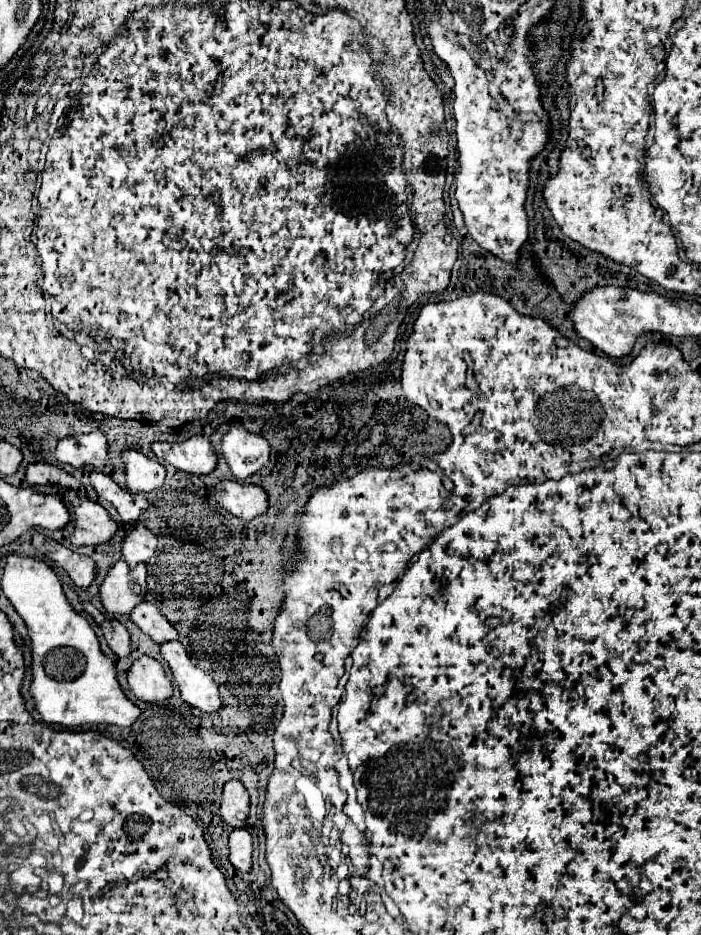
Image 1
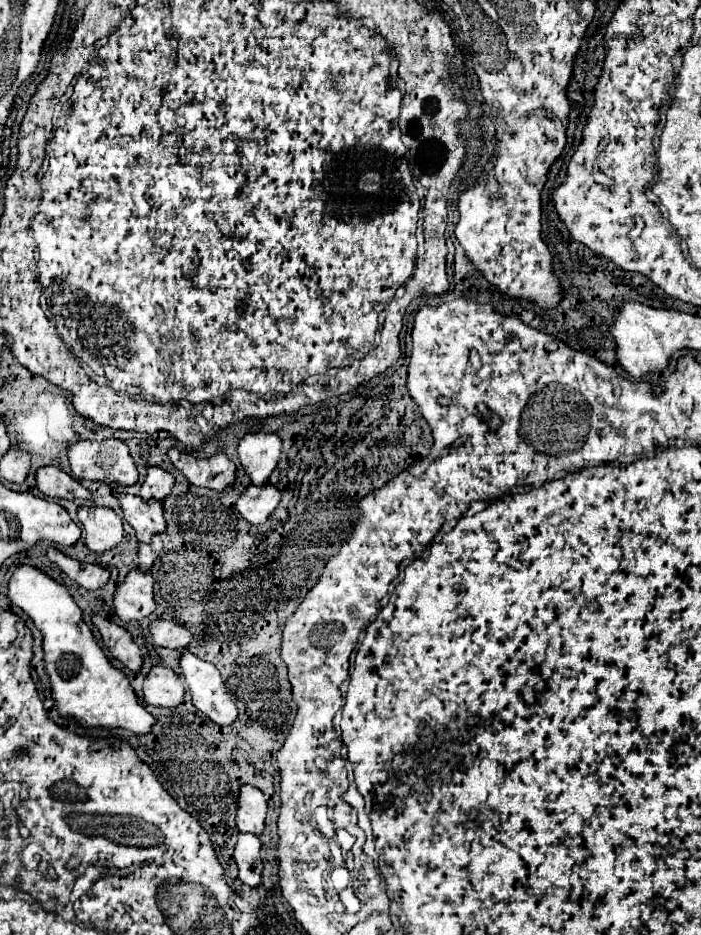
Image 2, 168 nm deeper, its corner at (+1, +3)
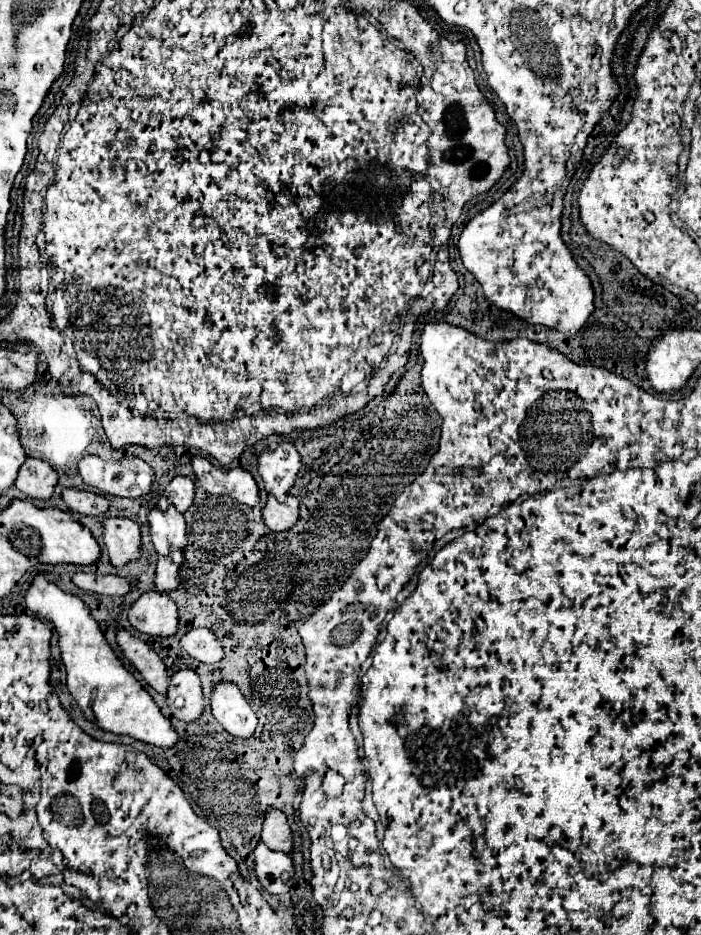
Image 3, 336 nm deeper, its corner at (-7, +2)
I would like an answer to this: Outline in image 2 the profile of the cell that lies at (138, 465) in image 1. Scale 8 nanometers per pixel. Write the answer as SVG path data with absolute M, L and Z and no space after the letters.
M147 467L145 481L141 485L139 497L141 499L163 499L171 493L175 477L159 467Z

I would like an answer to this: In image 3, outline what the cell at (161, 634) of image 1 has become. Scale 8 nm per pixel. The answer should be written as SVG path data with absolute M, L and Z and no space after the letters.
M193 628L181 638L181 648L203 664L215 664L225 658L219 638L209 628Z

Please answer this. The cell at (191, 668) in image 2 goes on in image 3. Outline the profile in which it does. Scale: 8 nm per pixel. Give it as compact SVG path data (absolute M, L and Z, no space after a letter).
M215 684L211 694L211 712L229 734L237 738L251 738L255 734L257 716L235 684Z

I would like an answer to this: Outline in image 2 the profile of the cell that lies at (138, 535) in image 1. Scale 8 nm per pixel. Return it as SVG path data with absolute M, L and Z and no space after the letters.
M155 535L151 539L151 543L139 543L139 569L141 571L149 571L151 569L151 565L157 559L157 555L161 553L161 547L163 547L163 543L161 543L159 535Z

